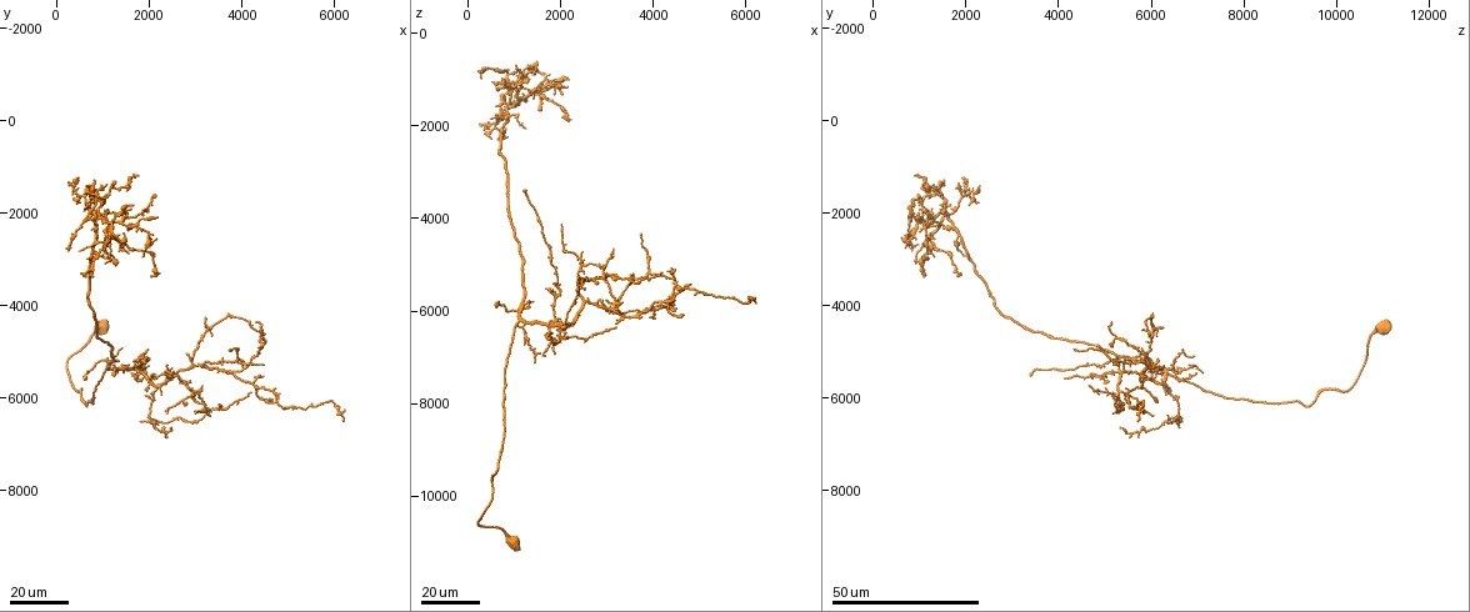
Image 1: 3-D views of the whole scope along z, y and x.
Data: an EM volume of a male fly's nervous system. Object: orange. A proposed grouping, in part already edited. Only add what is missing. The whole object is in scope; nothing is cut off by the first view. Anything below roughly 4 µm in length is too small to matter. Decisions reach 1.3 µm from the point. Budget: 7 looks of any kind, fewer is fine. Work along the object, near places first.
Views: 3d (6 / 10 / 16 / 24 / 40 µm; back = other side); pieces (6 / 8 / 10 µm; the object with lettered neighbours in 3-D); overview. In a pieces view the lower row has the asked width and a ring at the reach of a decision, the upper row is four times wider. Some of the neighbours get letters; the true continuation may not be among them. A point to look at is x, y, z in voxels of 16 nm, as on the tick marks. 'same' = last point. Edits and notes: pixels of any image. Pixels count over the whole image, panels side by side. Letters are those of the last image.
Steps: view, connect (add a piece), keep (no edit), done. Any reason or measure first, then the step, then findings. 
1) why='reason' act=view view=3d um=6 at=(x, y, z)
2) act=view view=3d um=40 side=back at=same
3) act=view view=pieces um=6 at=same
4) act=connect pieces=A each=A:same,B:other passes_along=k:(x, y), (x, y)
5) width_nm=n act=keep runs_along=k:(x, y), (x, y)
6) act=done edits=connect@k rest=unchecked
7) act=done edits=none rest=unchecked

why='branch stops here' act=view view=3d um=24 at=(4700, 6000, 6150)

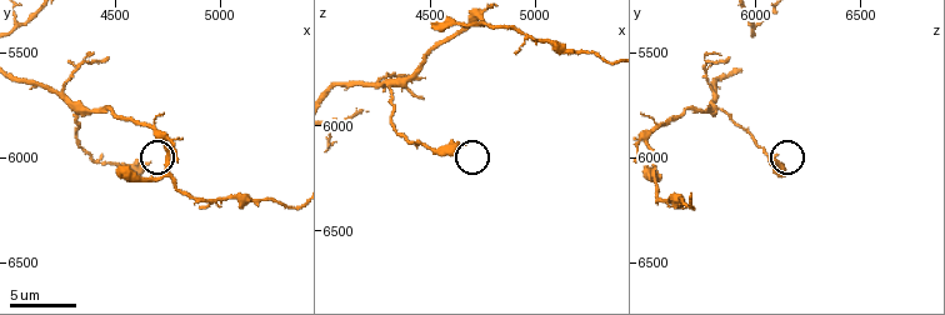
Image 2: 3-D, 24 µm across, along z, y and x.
act=view view=3d um=10 at=(4660, 6030, 6090)

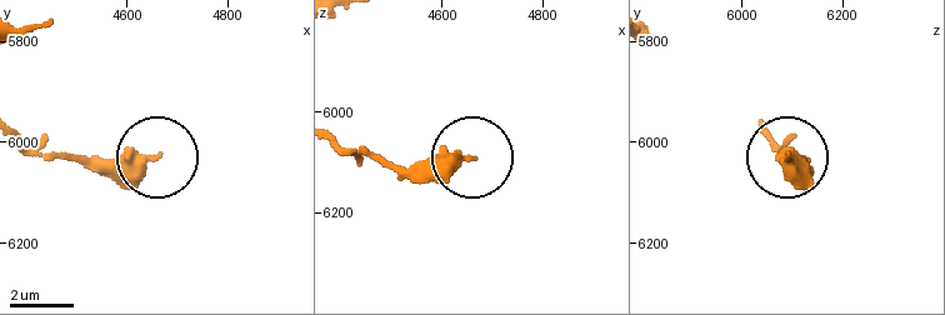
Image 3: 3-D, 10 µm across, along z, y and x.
act=view view=pieces um=8 at=(4665, 6035, 6095)

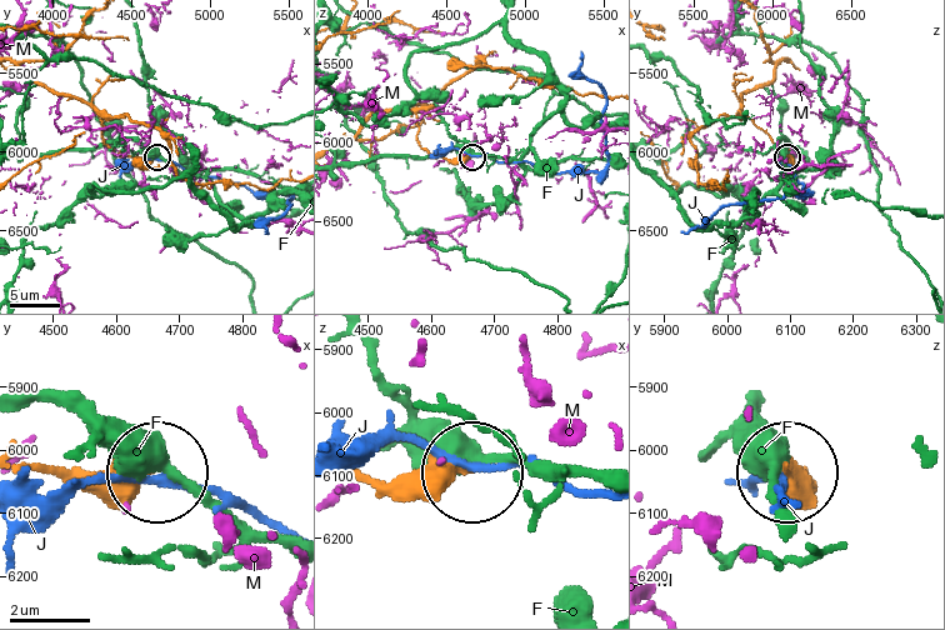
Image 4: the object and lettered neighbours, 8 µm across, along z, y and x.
act=keep each=F:other,J:other,M:other found='no lettered piece goes on from it'

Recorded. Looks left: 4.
why='tapers out' act=view view=3d um=16 at=(1050, 3100, 950)

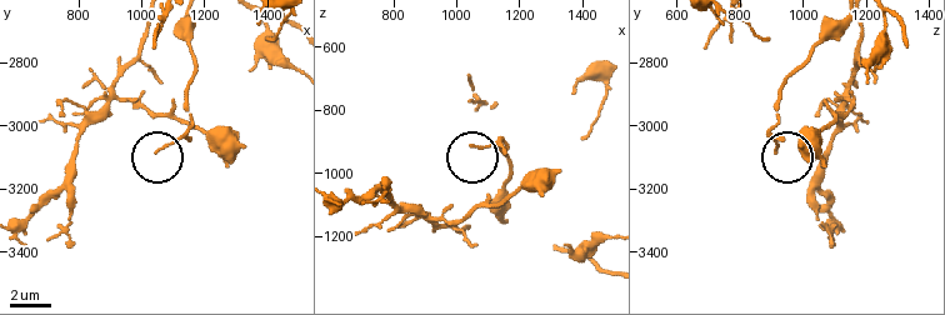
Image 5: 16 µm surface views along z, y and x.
act=view view=pieces um=8 at=(1050, 3070, 910)

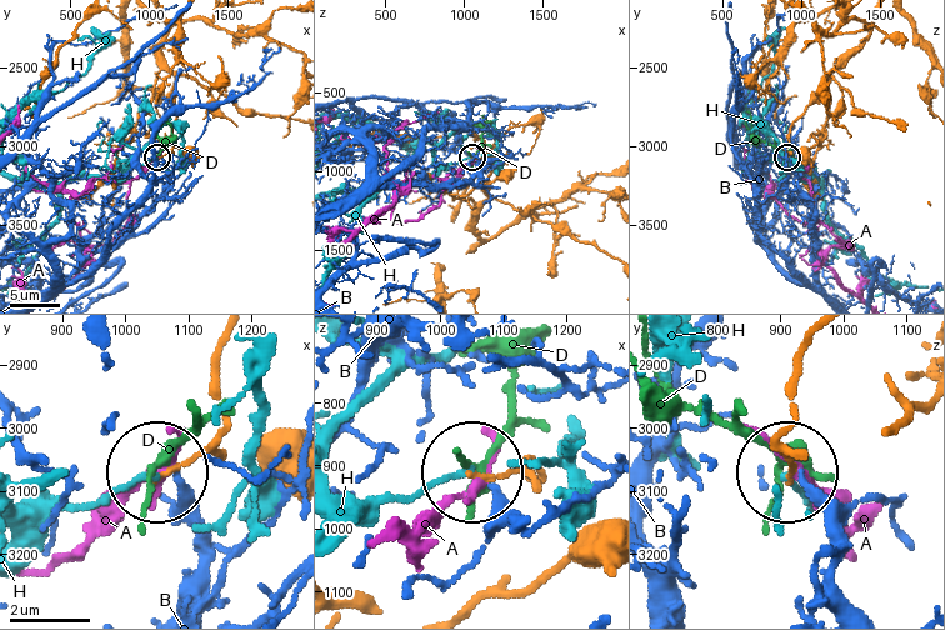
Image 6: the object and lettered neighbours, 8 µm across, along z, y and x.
width_nm=120 act=keep each=A:other,B:other,D:other,H:other runs_along=6:(225, 341), (218, 431), (164, 469) found='no lettered piece goes on from it'

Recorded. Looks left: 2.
why='free end' act=view view=3d um=24 at=(750, 3400, 1150)

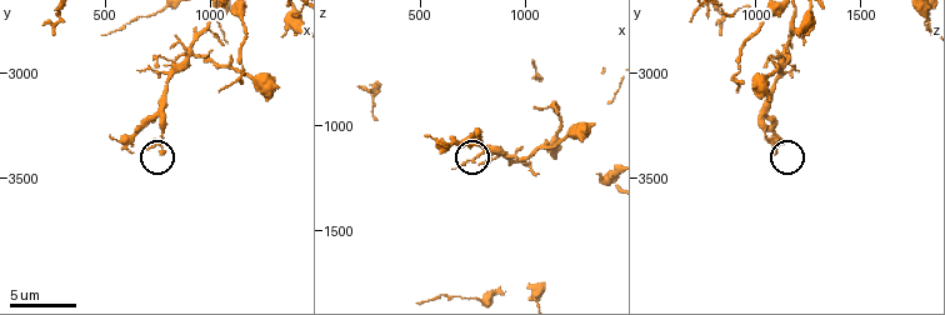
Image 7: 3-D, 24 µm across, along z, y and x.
act=view view=pieces um=8 at=(780, 3380, 1100)

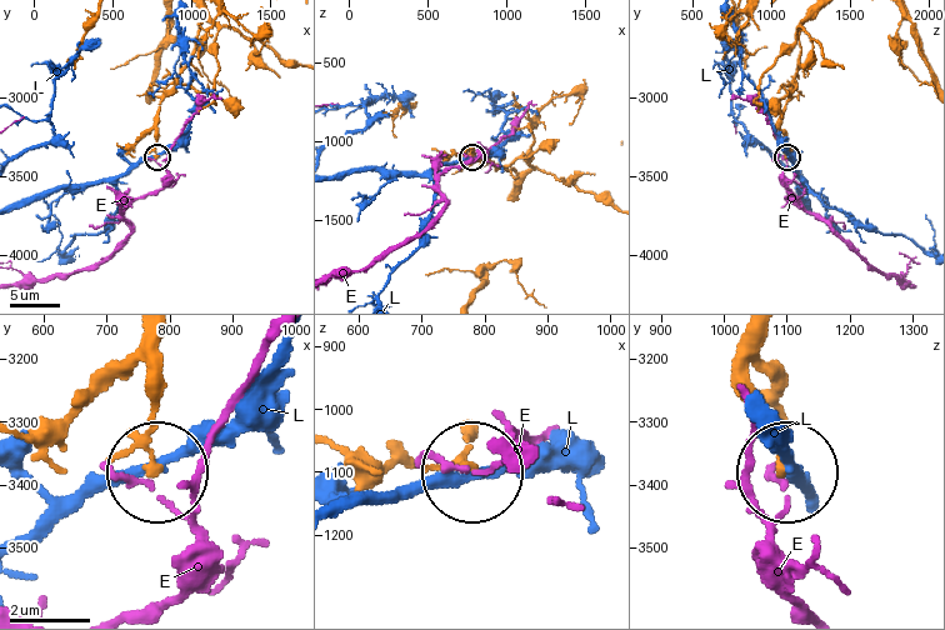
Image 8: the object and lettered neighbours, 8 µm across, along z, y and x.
width_nm=180 act=keep each=E:other,L:other runs_along=8:(156, 338), (156, 465) found='none of them fits'

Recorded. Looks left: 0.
act=done edits=none rest=unchecked

